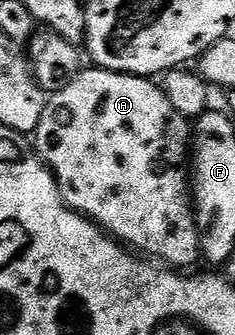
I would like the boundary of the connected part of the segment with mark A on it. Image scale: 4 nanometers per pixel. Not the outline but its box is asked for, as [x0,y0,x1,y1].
[32,66,200,270]

